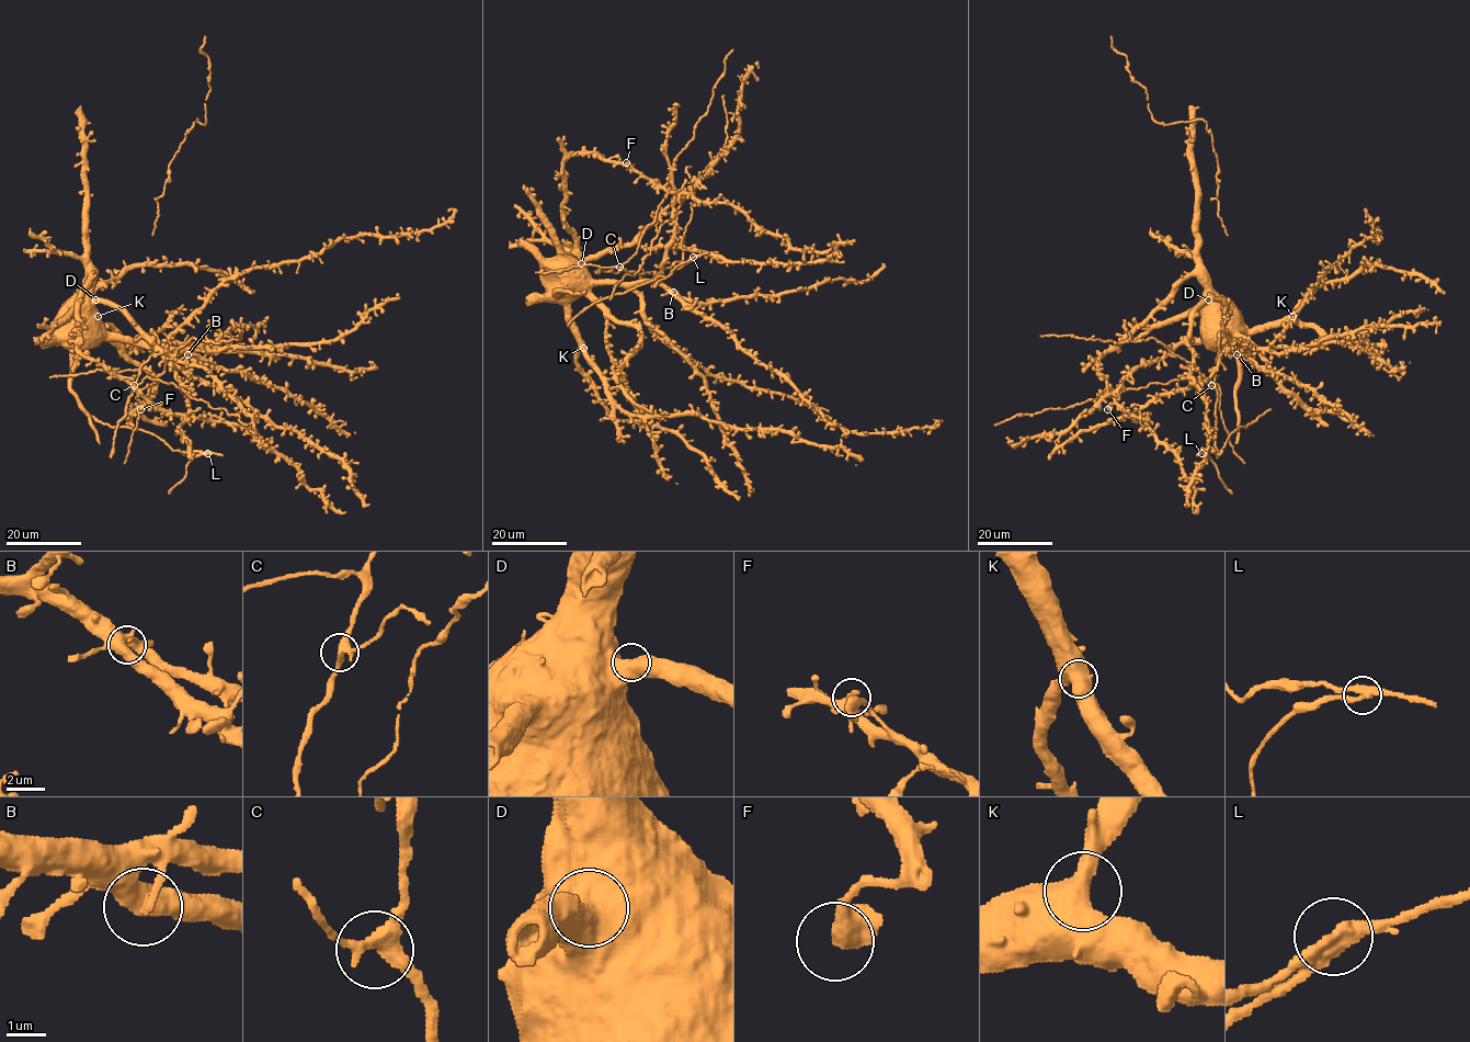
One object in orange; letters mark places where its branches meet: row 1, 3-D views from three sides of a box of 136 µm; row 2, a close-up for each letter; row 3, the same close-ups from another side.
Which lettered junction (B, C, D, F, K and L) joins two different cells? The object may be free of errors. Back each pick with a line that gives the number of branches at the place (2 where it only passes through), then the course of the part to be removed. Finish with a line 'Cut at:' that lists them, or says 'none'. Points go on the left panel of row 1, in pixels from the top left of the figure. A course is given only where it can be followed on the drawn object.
L: 2 branches meet; foreign part runs (208, 453), (173, 451), (157, 437), (140, 429), (109, 426), (81, 409)
Cut at: L

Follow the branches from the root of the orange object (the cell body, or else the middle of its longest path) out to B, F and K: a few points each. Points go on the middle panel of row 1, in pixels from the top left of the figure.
B: (563, 259), (570, 258), (593, 280), (660, 282), (673, 292)
F: (563, 259), (571, 260), (577, 250), (563, 219), (563, 161), (595, 154), (634, 169), (626, 162)
K: (563, 259), (567, 307), (572, 332), (583, 348)

